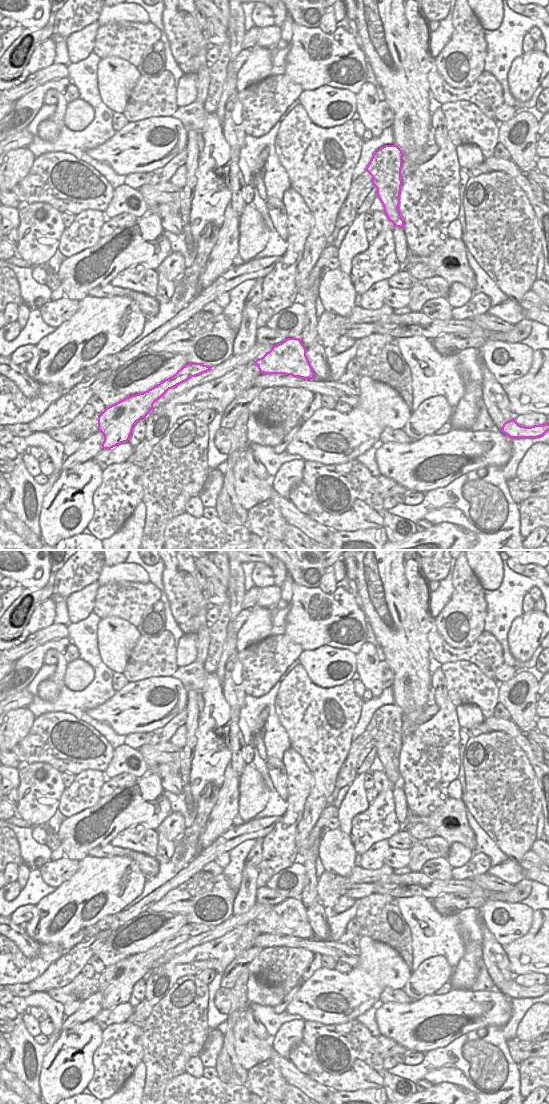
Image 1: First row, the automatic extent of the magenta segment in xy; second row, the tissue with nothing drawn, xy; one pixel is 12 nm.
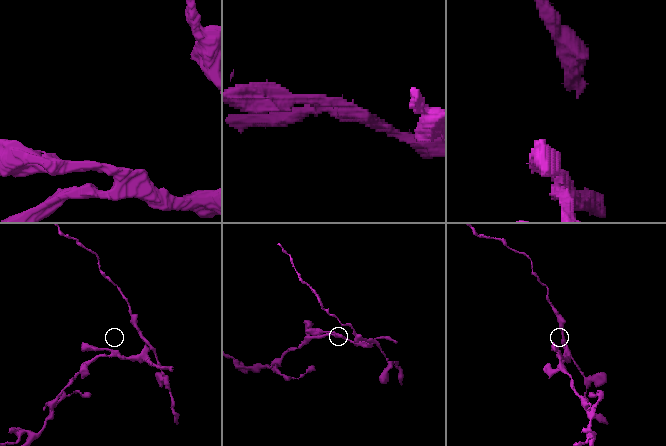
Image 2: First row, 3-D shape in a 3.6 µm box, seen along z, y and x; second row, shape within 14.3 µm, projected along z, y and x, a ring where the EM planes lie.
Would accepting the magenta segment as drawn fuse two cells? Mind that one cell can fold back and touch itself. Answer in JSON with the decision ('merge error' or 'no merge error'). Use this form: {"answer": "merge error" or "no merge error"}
{"answer": "merge error"}

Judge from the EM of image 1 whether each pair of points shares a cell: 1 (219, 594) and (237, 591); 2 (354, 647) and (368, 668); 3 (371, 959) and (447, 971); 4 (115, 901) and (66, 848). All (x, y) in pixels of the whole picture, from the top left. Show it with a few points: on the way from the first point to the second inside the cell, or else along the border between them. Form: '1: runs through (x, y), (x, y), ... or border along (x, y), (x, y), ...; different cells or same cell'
1: border along (225, 588), (228, 598); different cells
2: border along (365, 641), (356, 654); different cells
3: border along (412, 971), (401, 989); different cells
4: border along (87, 855), (79, 860); different cells

